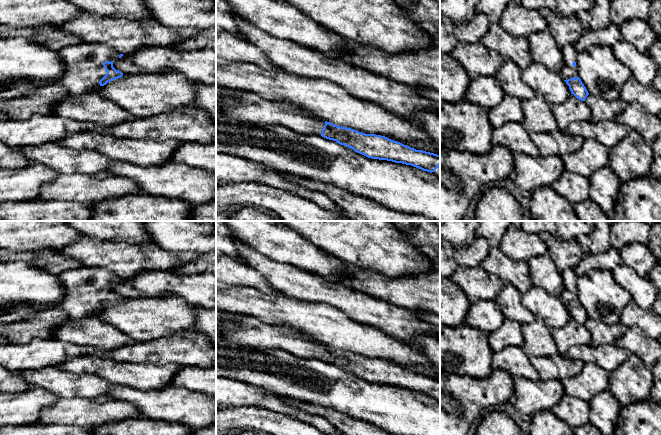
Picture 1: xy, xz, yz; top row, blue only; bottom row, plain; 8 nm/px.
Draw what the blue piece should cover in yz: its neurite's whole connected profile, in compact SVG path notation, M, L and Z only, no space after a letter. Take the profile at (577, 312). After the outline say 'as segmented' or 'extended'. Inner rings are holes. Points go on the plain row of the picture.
M571 268L564 270L561 274L563 278L564 289L559 298L569 310L571 318L573 318L579 324L585 325L589 317L581 303L578 301L576 294L576 280L578 276L574 269Z; extended

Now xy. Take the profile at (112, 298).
M81 267L70 269L59 274L59 278L66 288L66 297L55 308L65 311L70 319L97 316L97 314L115 303L121 302L123 297L113 291L113 285L123 278L102 268Z; extended

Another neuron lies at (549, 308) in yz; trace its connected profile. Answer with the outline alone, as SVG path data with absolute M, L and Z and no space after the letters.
M533 285L522 293L521 301L536 318L543 320L549 330L563 327L571 319L569 310L561 299L548 294L540 287Z

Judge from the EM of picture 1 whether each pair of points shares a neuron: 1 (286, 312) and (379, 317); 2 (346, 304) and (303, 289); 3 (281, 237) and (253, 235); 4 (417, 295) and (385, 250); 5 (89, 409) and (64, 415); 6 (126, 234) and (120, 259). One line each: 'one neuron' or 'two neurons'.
1: two neurons
2: one neuron
3: one neuron
4: two neurons
5: one neuron
6: two neurons

